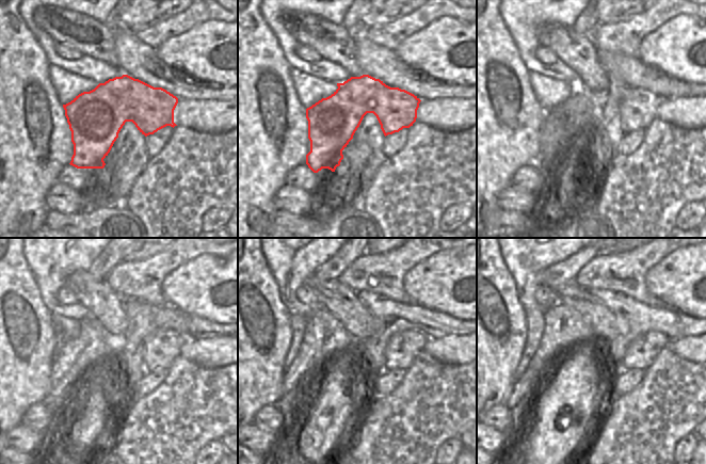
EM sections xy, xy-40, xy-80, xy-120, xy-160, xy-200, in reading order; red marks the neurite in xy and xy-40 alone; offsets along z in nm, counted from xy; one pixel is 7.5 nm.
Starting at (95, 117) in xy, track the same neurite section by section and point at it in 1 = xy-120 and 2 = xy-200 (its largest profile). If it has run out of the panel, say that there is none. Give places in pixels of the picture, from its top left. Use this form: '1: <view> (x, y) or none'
1: xy-120 (160, 349)
2: xy-200 (641, 352)

